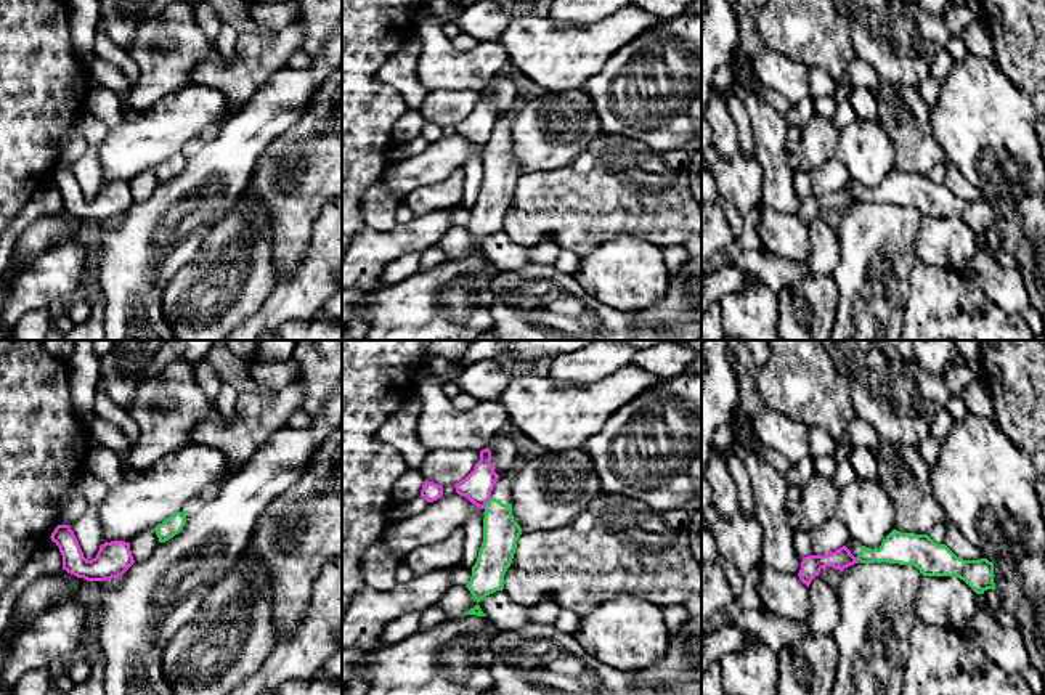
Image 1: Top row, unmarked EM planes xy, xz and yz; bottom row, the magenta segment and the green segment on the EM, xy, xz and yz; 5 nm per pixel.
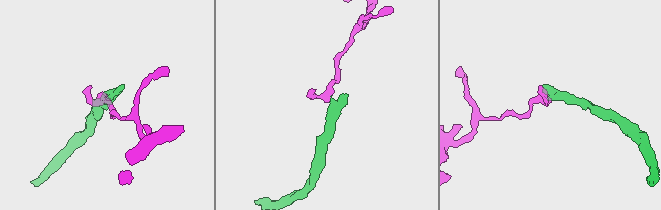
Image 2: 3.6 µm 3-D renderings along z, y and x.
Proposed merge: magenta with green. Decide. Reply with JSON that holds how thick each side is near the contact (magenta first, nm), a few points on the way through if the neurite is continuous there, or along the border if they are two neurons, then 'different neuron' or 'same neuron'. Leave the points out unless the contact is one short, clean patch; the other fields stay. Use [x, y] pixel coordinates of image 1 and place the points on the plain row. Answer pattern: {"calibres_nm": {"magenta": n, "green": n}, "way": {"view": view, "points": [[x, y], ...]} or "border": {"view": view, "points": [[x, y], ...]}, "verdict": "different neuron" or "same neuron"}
{"calibres_nm": {"magenta": 150, "green": 180}, "border": {"view": "xz", "points": [[490, 137], [483, 148]]}, "verdict": "different neuron"}

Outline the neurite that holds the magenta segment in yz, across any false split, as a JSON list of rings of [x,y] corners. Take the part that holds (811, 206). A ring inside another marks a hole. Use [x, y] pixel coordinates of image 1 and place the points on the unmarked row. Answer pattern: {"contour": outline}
{"contour": [[[843,186],[835,193],[825,196],[807,196],[801,202],[801,210],[798,213],[799,220],[809,228],[811,222],[819,217],[820,210],[825,207],[833,207],[843,212],[844,209],[859,204],[857,197]]]}

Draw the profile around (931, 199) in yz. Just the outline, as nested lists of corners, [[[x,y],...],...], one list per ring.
[[[893,170],[878,189],[865,188],[849,180],[846,188],[860,204],[913,205],[923,217],[957,217],[976,234],[995,230],[994,204],[987,199],[963,201],[945,185],[934,183],[928,175]]]

